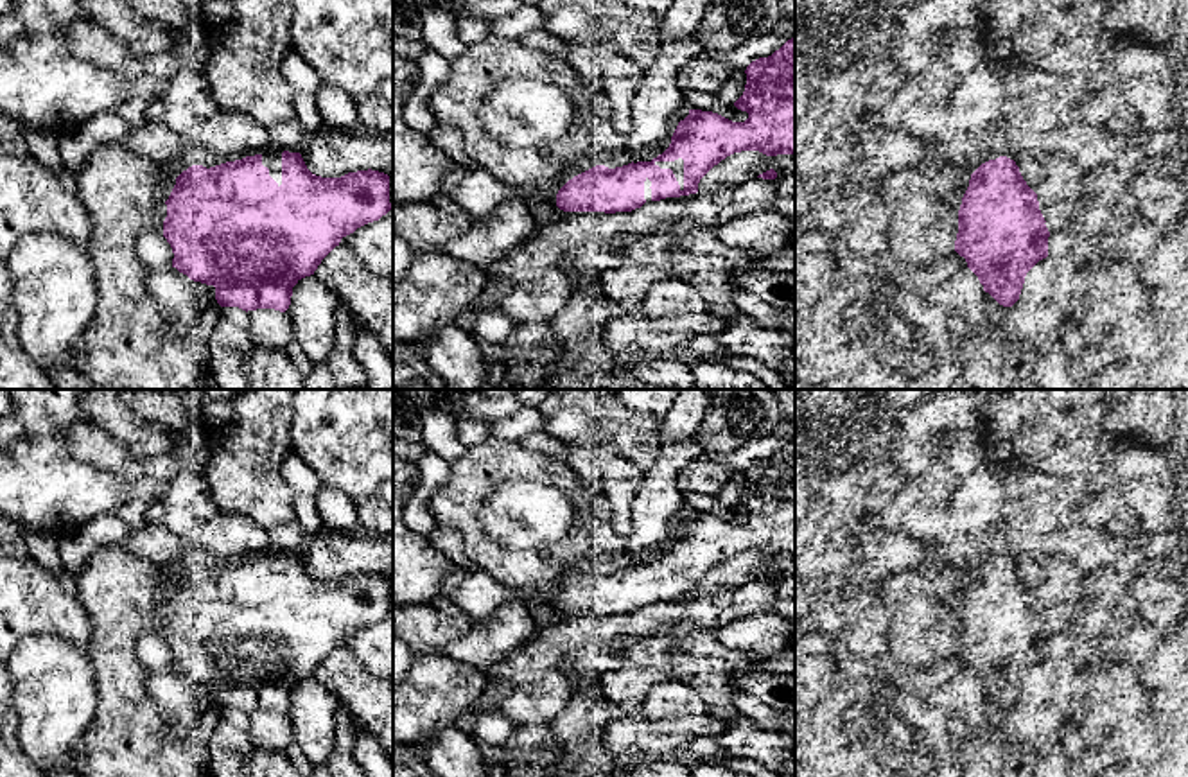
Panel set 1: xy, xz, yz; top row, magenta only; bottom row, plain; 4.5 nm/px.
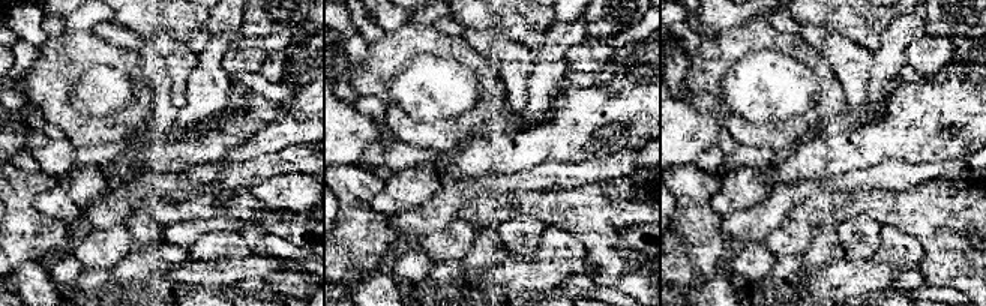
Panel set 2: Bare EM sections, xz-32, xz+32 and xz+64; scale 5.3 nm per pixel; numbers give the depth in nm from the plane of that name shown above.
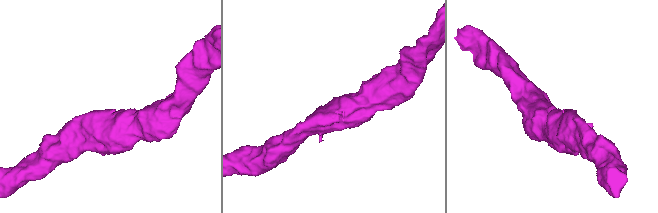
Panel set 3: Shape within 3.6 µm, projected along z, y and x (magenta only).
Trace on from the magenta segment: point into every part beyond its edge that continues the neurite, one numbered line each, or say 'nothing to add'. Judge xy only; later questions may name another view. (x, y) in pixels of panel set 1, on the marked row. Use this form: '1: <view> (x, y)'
1: xy (271, 160)

